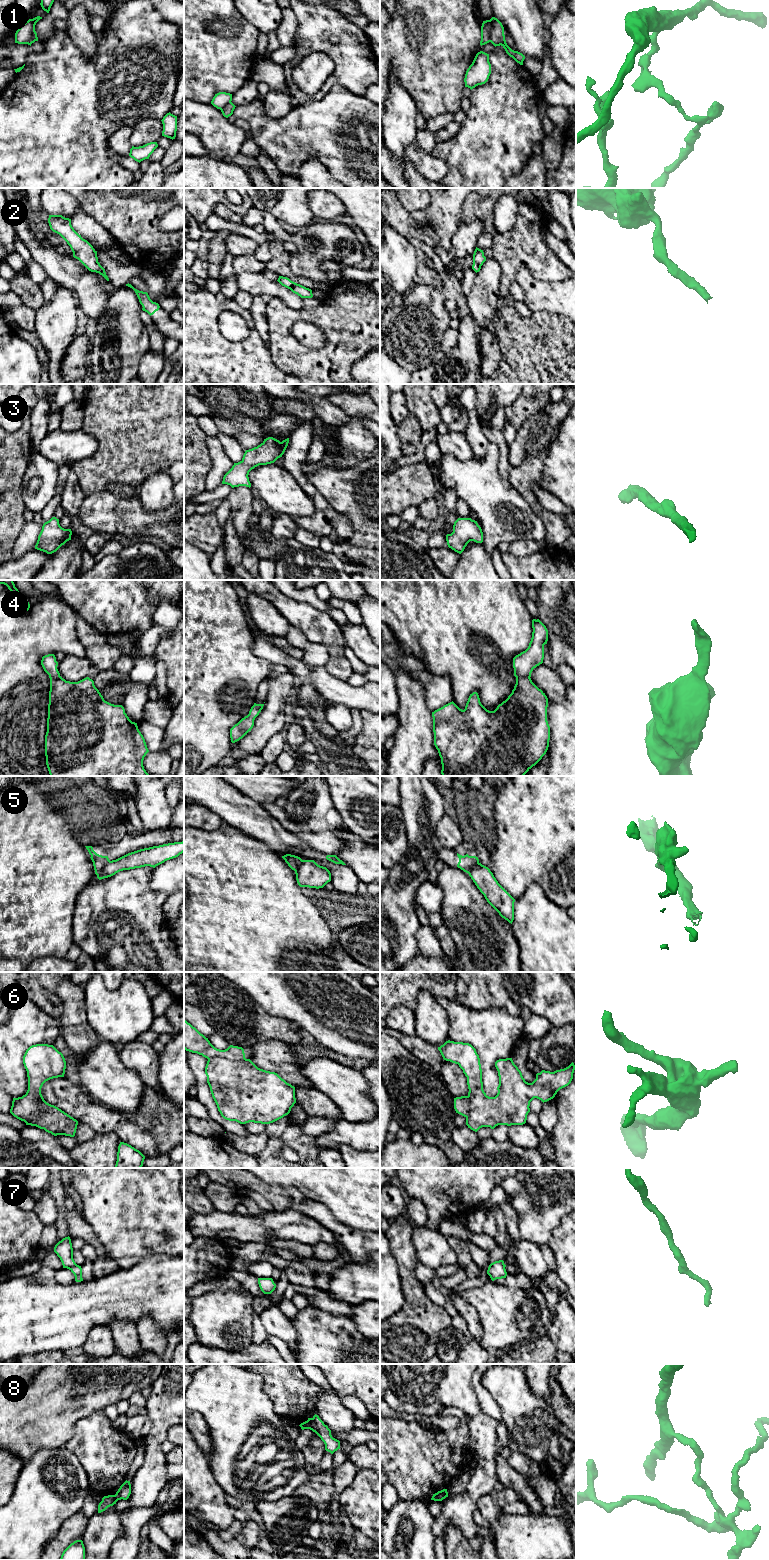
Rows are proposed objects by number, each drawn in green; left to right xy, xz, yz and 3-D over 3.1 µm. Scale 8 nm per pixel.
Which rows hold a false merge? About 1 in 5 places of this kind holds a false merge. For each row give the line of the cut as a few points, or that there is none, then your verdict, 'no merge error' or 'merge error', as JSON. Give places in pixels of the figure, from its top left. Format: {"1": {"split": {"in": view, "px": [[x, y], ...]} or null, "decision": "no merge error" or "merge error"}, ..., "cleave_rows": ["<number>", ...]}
{"1": {"split": {"in": "yz", "px": [[490, 19], [492, 29], [489, 41]]}, "decision": "merge error"}, "2": {"split": null, "decision": "no merge error"}, "3": {"split": null, "decision": "no merge error"}, "4": {"split": null, "decision": "no merge error"}, "5": {"split": {"in": "xy", "px": [[109, 860], [97, 875]]}, "decision": "merge error"}, "6": {"split": {"in": "xz", "px": [[208, 1058], [246, 1059]]}, "decision": "merge error"}, "7": {"split": null, "decision": "no merge error"}, "8": {"split": {"in": "xz", "px": [[312, 1418], [310, 1429]]}, "decision": "merge error"}, "cleave_rows": ["1", "5", "6", "8"]}

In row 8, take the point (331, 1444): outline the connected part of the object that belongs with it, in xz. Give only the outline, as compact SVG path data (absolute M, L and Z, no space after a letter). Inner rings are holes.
M316 1414L312 1418L311 1430L324 1442L326 1451L333 1454L335 1451L340 1449L340 1441L332 1437L331 1430Z

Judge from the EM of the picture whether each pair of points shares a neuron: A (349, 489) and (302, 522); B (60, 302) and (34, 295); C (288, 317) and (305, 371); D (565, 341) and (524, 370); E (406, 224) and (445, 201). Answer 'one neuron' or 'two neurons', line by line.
A: two neurons
B: two neurons
C: one neuron
D: one neuron
E: one neuron

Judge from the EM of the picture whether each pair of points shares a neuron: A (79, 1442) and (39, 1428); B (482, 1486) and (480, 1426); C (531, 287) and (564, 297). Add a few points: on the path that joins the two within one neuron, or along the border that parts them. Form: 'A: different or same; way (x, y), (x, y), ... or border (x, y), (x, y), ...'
A: different; border (83, 1419), (75, 1424), (71, 1438), (63, 1446)
B: same; way (485, 1471), (487, 1454), (483, 1441)
C: same; way (539, 294), (541, 296), (556, 297)

